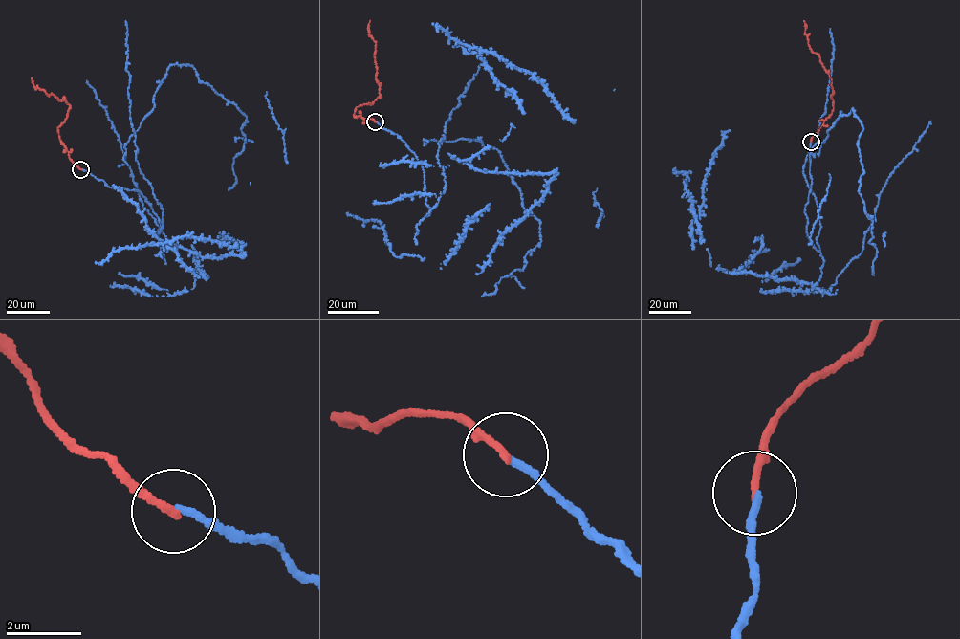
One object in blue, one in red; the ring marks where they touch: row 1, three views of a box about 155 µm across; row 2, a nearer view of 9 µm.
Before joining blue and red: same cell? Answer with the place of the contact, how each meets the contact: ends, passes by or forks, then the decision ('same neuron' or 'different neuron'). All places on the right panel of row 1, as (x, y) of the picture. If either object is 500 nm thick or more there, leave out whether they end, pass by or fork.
(811, 142) | blue ends | red ends | same neuron

